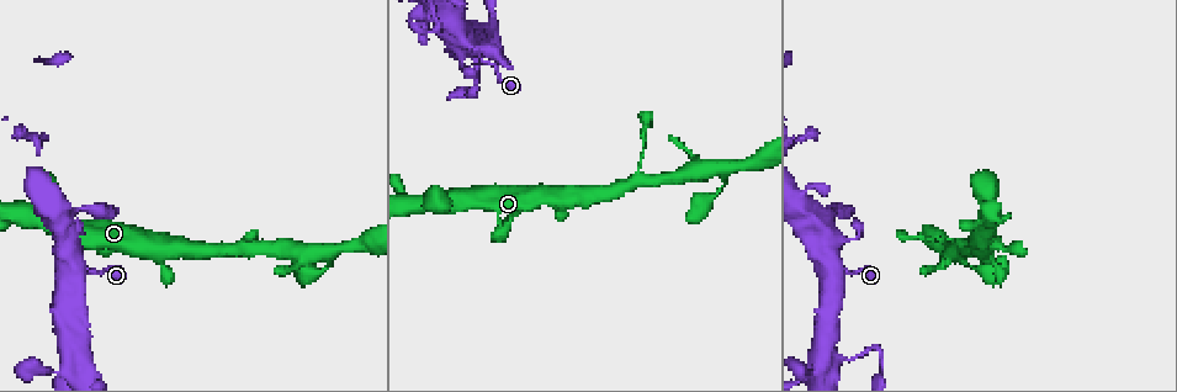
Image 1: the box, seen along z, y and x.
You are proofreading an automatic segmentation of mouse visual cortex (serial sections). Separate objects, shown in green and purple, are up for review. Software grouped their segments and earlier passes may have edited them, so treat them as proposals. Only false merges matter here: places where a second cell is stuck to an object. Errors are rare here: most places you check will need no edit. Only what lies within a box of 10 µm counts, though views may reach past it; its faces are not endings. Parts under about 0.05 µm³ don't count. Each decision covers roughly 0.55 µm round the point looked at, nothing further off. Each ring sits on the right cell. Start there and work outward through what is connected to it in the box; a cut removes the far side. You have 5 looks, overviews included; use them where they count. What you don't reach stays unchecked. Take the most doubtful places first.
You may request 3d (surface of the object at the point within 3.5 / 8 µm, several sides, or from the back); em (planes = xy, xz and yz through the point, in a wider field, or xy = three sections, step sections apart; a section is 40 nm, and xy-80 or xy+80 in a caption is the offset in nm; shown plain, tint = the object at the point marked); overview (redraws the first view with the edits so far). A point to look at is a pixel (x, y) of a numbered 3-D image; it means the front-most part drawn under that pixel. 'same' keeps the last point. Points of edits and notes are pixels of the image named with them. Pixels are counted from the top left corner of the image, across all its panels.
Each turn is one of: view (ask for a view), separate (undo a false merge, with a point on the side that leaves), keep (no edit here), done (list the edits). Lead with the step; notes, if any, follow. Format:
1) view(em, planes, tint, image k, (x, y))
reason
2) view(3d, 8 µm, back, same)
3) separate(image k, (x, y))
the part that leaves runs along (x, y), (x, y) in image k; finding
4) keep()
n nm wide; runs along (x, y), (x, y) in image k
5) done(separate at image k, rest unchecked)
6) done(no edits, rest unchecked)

view(3d, 8 µm, image 1, (66, 366))
abrupt turn

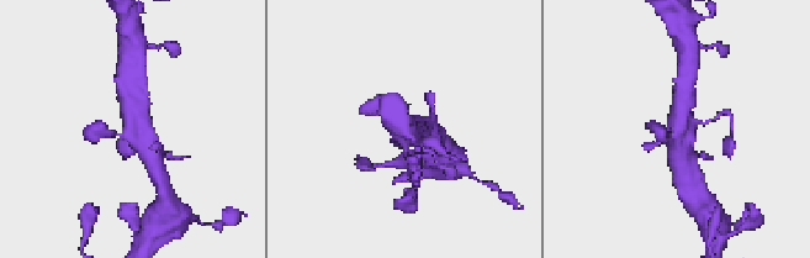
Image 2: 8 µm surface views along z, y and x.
view(3d, 3.5 µm, same)
zoom in

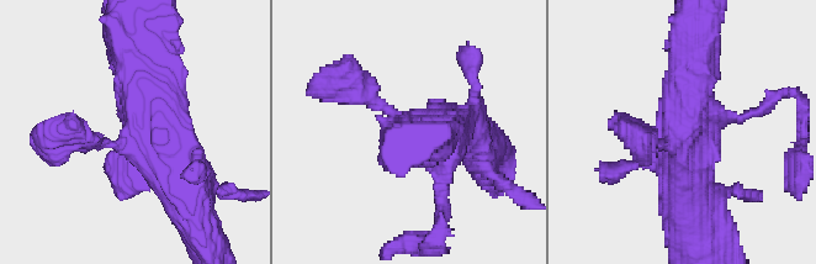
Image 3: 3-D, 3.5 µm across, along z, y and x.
view(em, xy, step 3, tint, image 3, (681, 132))
4 arms; arms of 150, 150, 400, 600 nm; now the EM

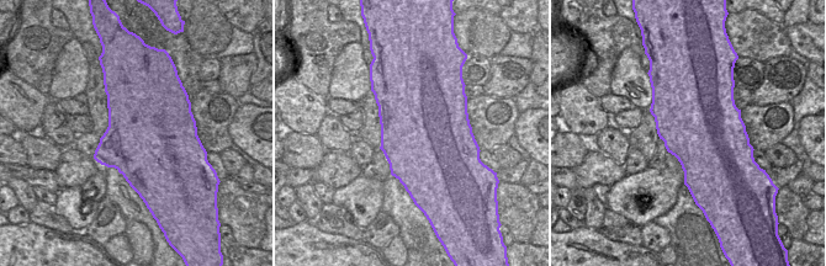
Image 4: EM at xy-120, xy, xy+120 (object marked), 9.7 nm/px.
keep()
continuous, no second cell

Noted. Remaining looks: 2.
view(3d, 3.5 µm, image 1, (20, 214))
looks like a crossing

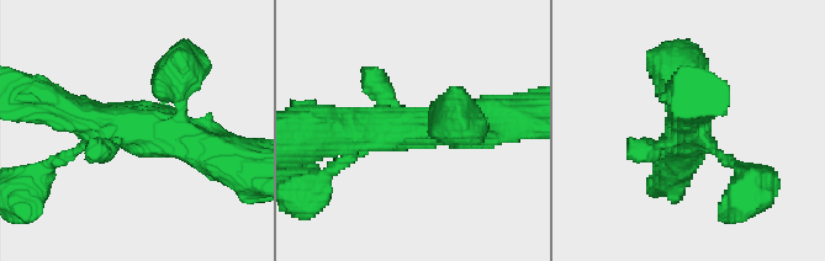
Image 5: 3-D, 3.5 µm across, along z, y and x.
view(em, planes, tint, image 5, (136, 126))

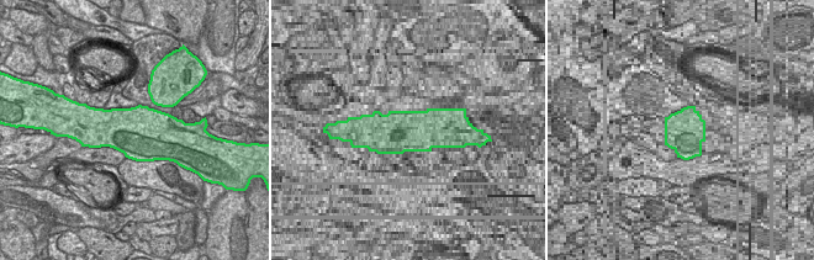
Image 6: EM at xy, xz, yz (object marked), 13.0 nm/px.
keep()
runs along (226, 161), (153, 127), (180, 59) in image 5; one cell here

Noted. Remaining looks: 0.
done(no edits, rest unchecked)

